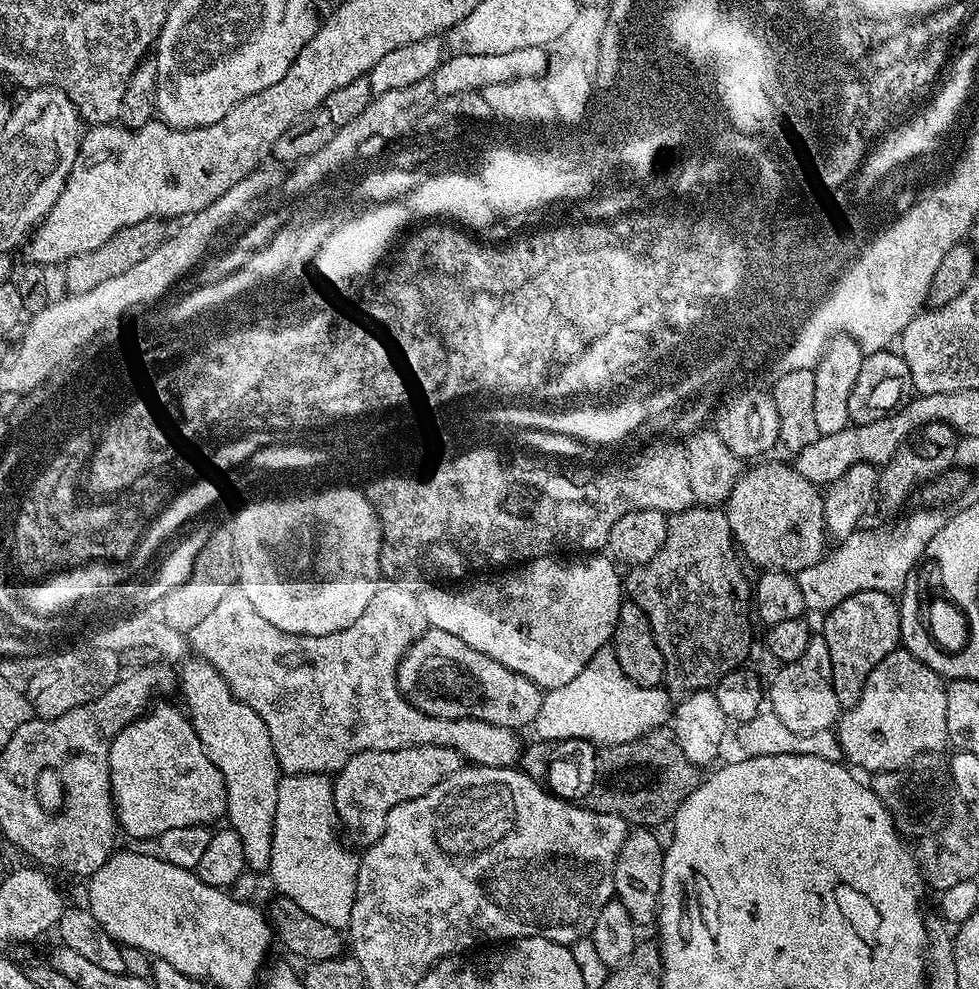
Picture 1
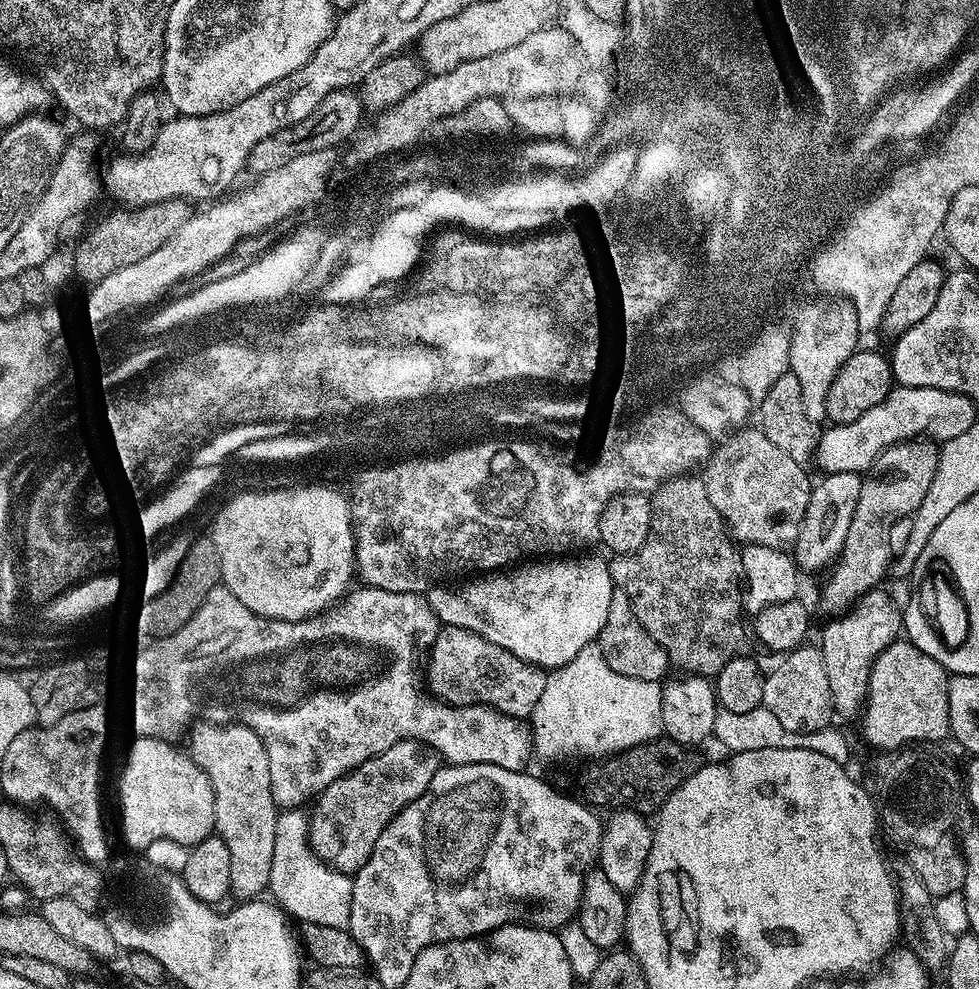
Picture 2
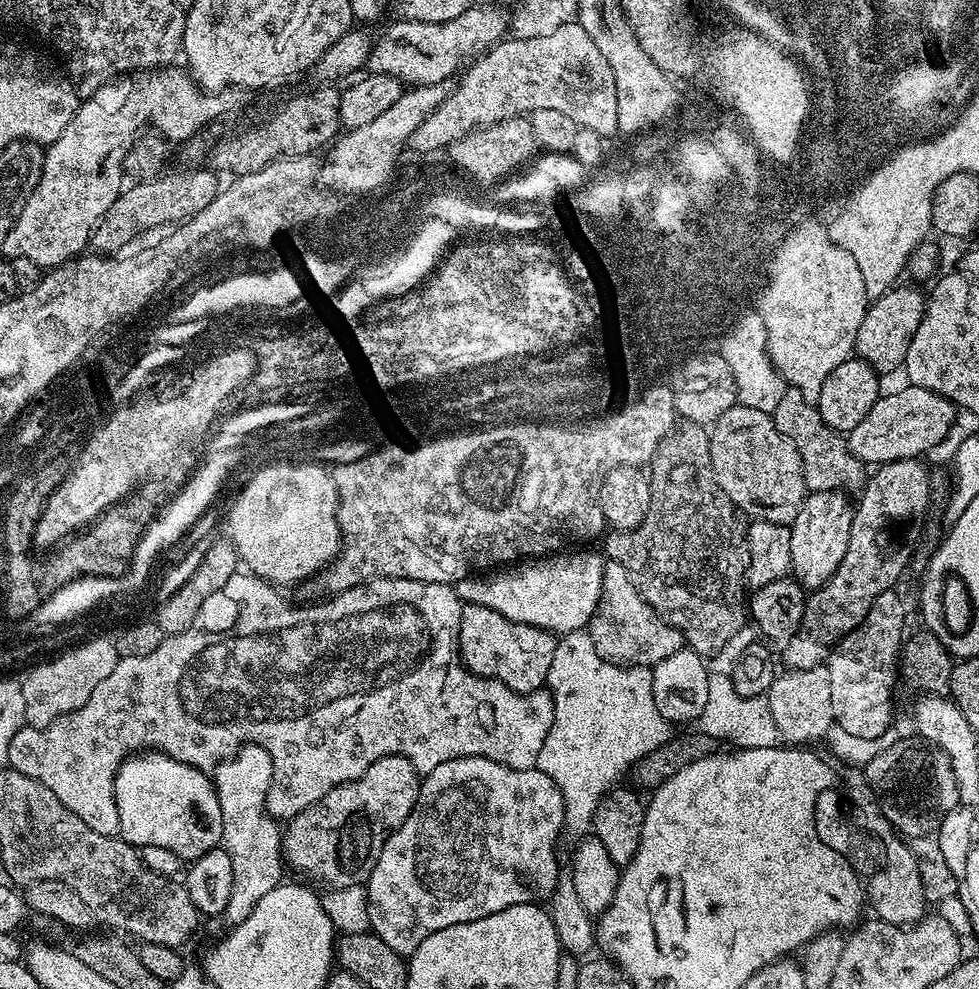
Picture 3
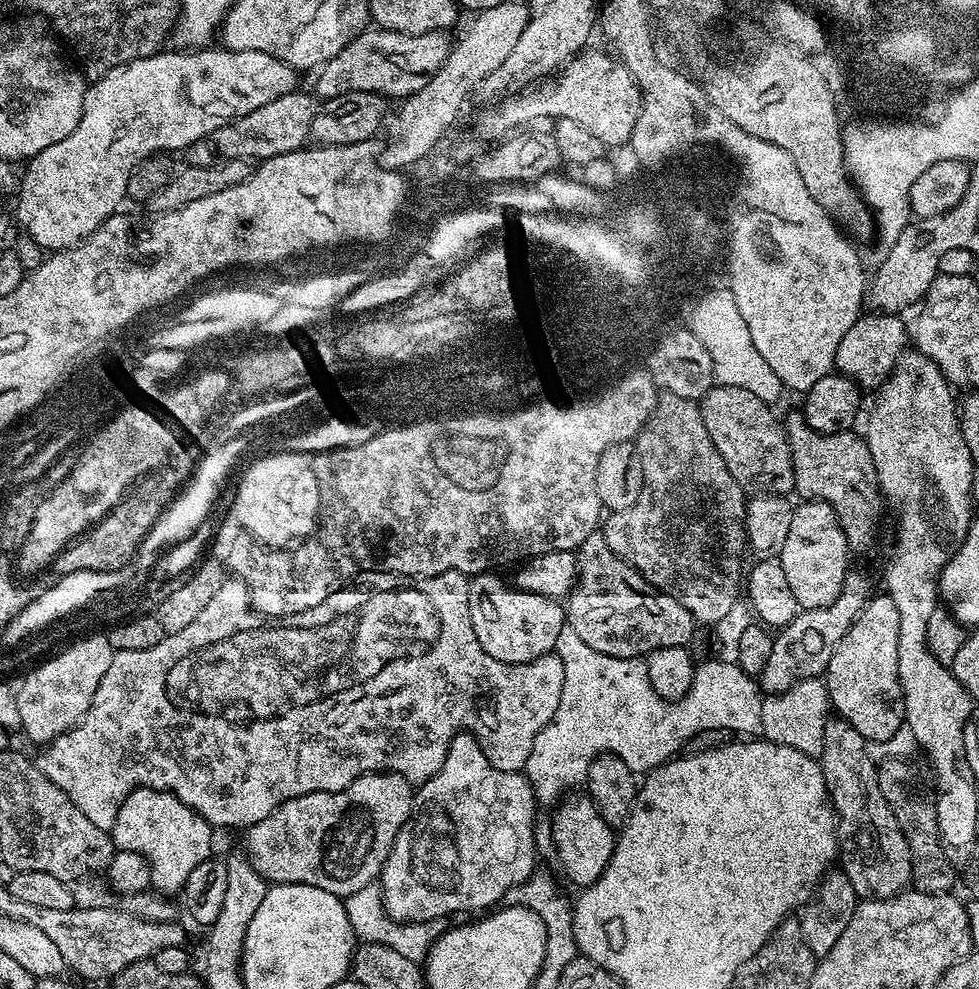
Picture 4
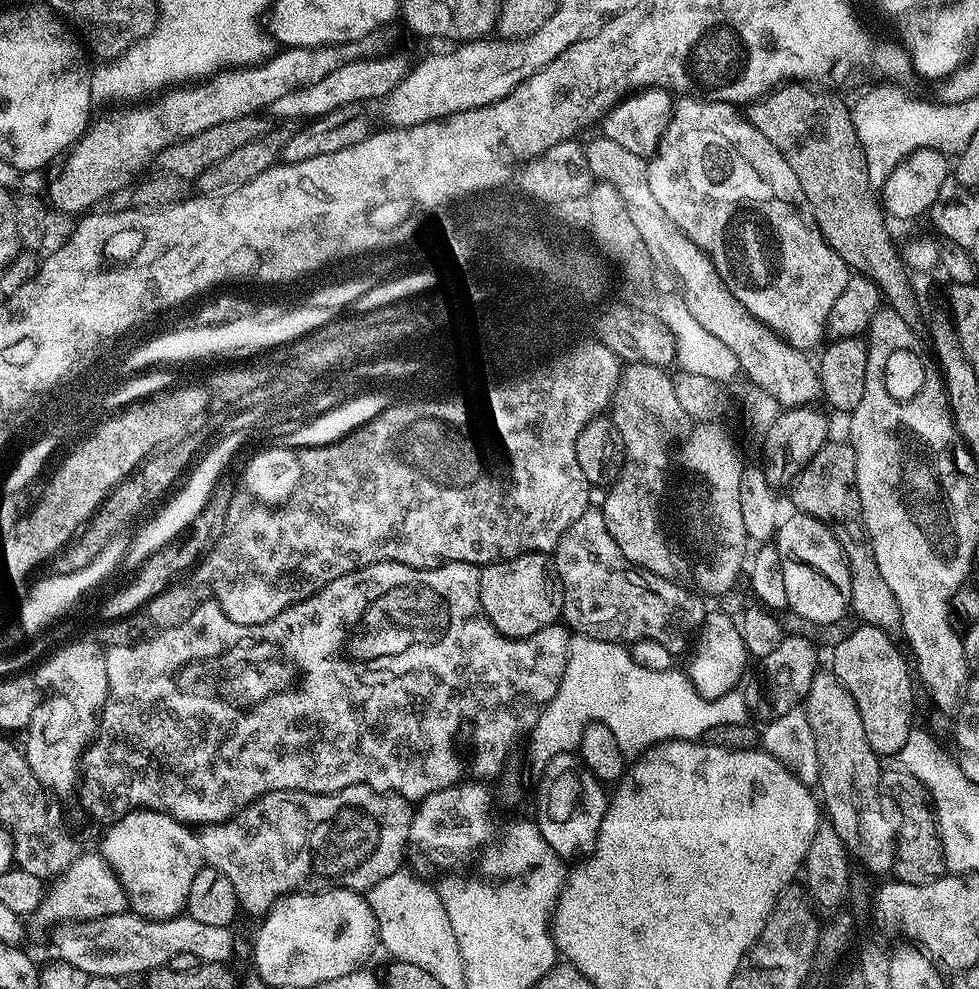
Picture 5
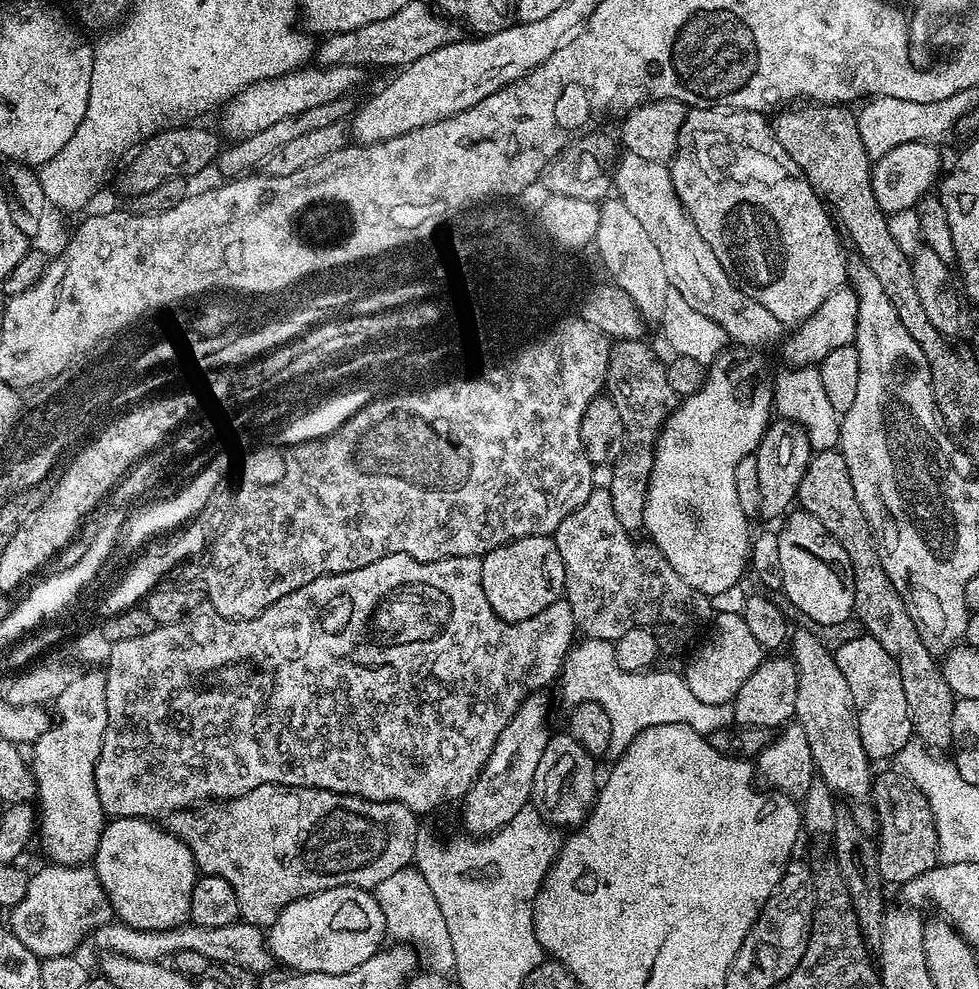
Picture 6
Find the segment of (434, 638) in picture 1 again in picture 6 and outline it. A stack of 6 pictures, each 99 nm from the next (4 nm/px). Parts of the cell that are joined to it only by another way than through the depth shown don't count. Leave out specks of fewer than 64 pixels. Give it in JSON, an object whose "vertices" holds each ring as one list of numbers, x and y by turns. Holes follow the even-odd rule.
{"vertices":[[527,536,511,540,509,544,485,554,480,565,486,602,490,602,498,618,508,624,534,618,564,596,562,554,558,554,558,546,552,536]]}

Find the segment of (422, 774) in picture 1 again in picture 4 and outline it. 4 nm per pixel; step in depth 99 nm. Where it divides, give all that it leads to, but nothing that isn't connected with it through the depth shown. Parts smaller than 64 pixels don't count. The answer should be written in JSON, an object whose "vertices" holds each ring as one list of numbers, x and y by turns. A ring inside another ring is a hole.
{"vertices":[[371,772,337,792,302,794,262,818,262,822,251,824,243,833,243,851,254,870,272,884,318,886,318,890,346,898,379,877,394,846,394,838,398,838,398,830,412,817,413,795,414,785,396,772]]}

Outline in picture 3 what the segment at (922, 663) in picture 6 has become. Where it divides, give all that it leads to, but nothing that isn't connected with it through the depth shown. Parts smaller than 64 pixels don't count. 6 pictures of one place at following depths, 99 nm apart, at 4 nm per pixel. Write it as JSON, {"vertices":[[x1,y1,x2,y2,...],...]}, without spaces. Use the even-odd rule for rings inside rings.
{"vertices":[[785,387,782,398,778,398,778,406,774,406,771,415,774,426,788,442,797,447,798,454,801,455,802,474,808,492,863,489,866,483,866,465,848,449,847,439,820,417,815,403,804,396,802,390]]}

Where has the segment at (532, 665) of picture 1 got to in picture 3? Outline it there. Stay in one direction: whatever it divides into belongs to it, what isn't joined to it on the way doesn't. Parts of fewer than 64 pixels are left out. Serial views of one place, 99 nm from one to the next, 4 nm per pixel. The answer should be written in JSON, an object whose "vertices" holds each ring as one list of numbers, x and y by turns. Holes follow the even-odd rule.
{"vertices":[[568,550,563,554,532,558,491,574,470,575,456,581,456,595,464,604,498,610,498,614,515,624,529,624,531,628,544,628,553,634,579,632,587,625,600,601,606,563,599,551,584,551,588,550]]}

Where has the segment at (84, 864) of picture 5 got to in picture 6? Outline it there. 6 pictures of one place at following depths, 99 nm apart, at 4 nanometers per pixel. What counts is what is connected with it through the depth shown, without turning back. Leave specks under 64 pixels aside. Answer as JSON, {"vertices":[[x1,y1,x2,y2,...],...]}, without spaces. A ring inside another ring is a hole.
{"vertices":[[53,863,47,867,29,875,26,898,10,910,10,927,18,942,35,956,67,956,75,953,75,948,92,933,113,923,112,903,98,882,95,867,71,868]]}

